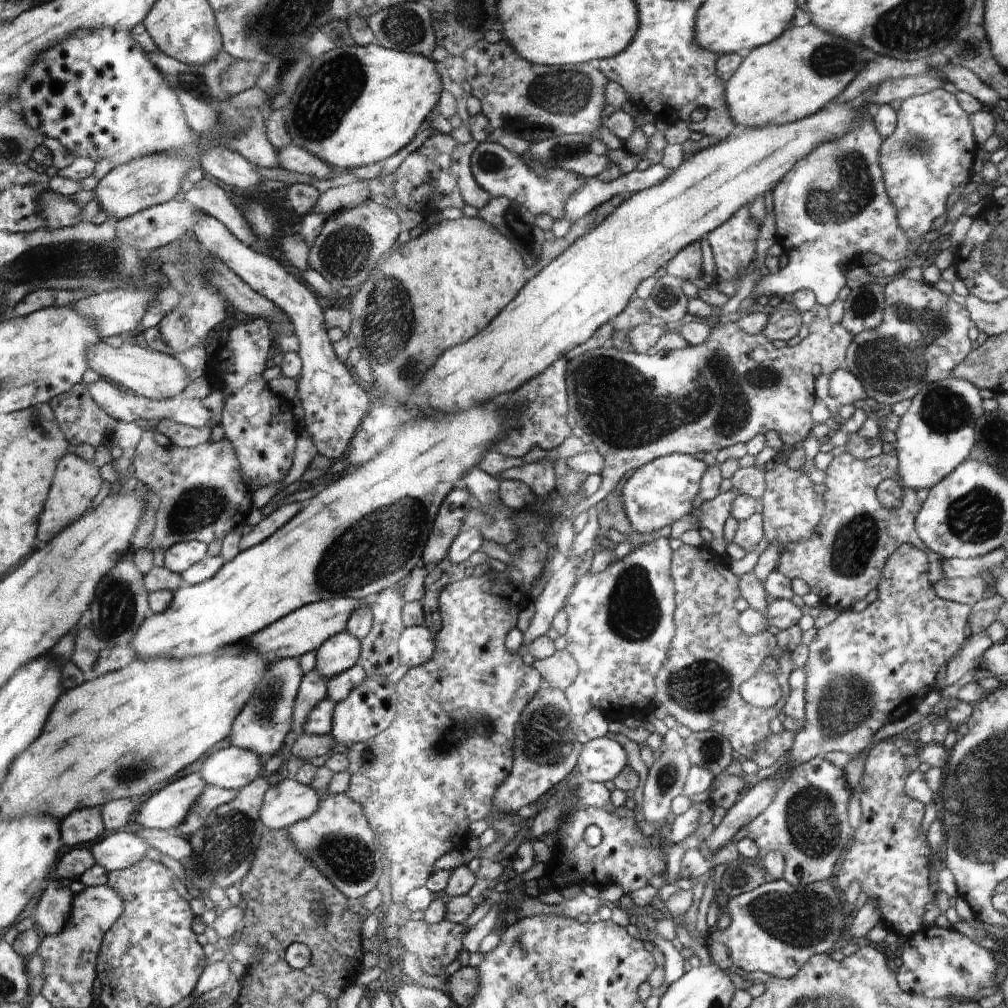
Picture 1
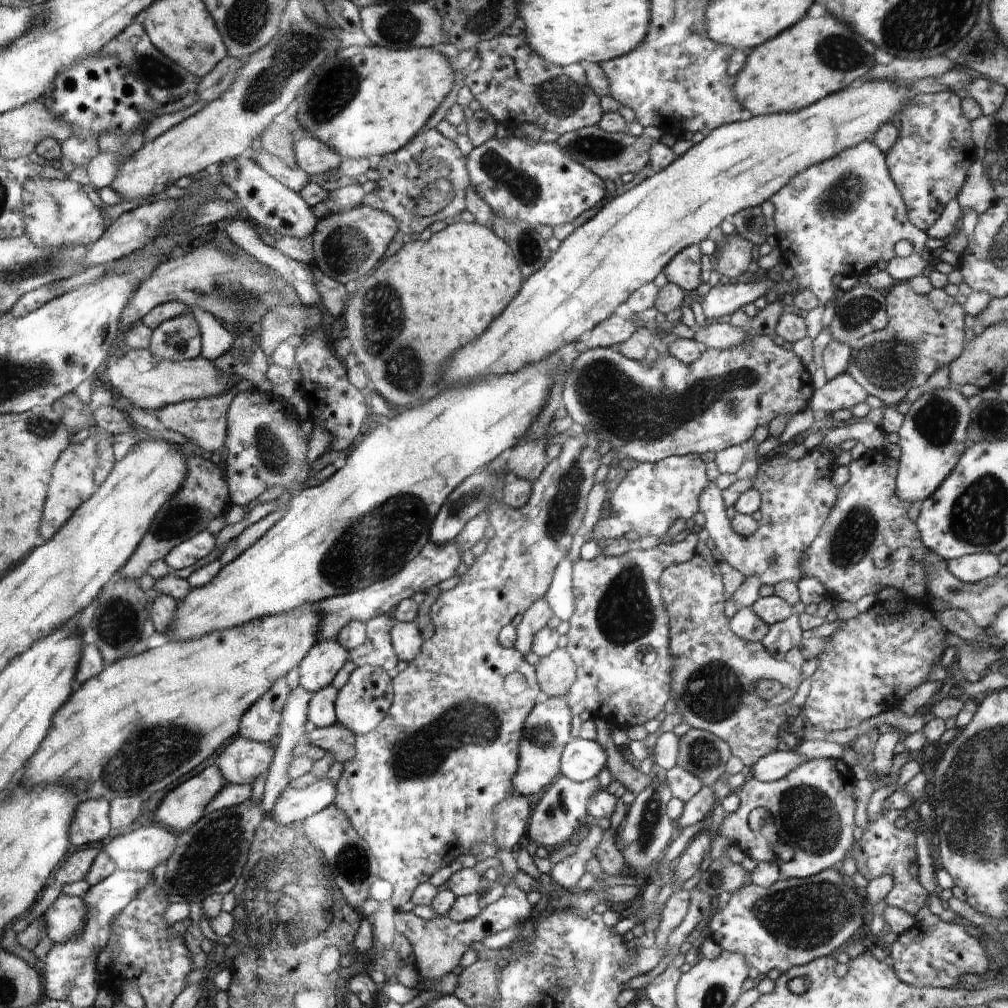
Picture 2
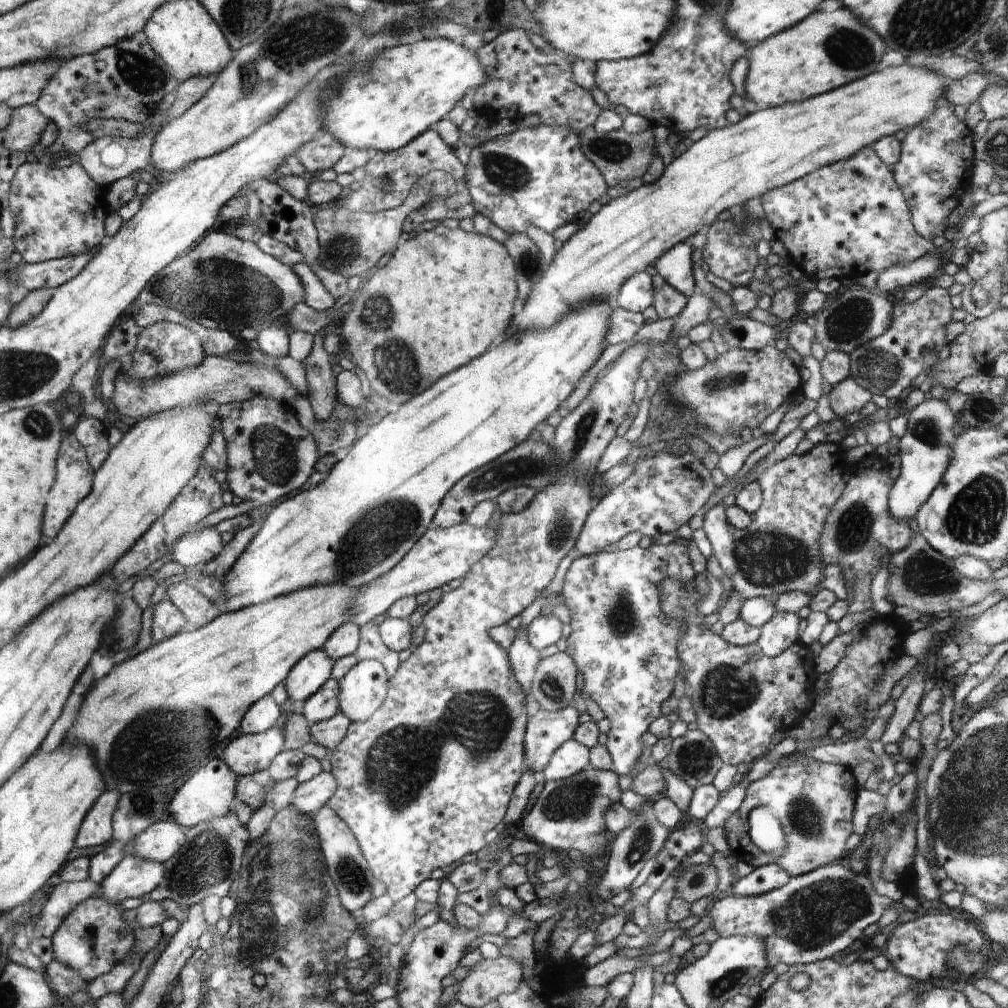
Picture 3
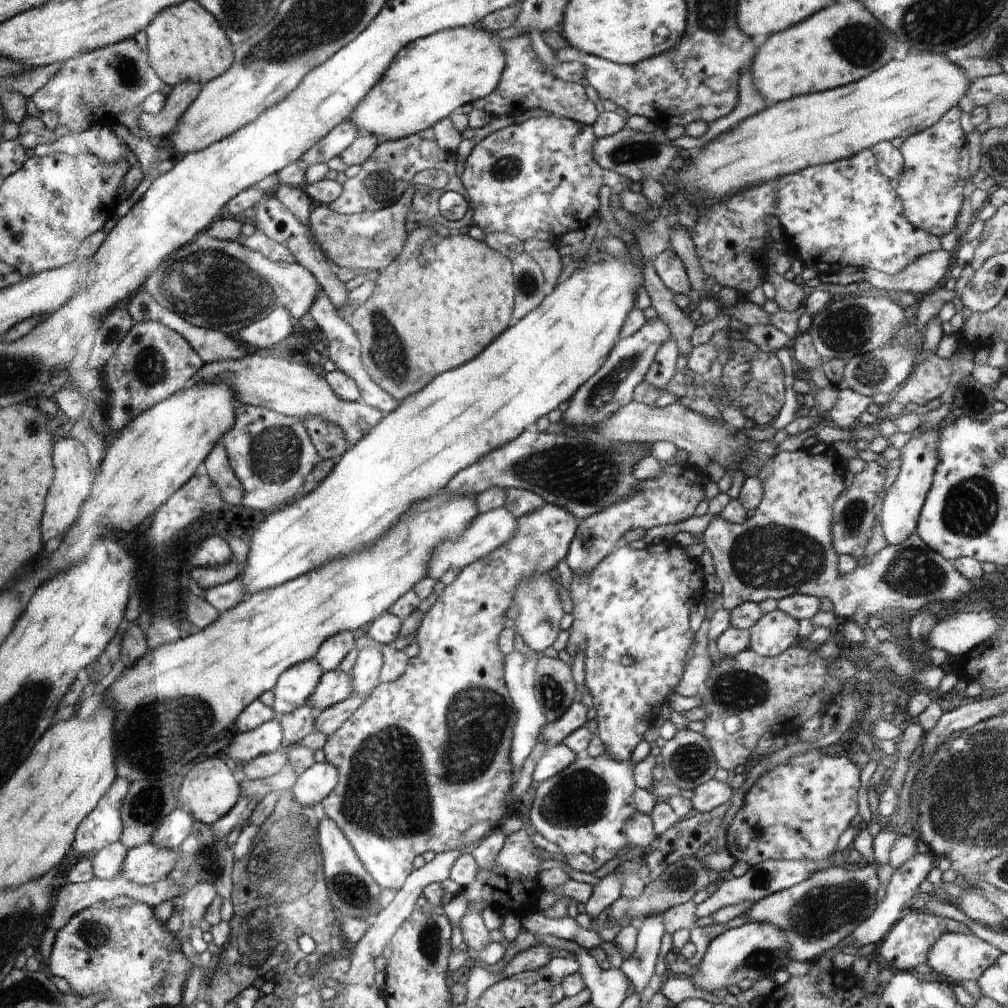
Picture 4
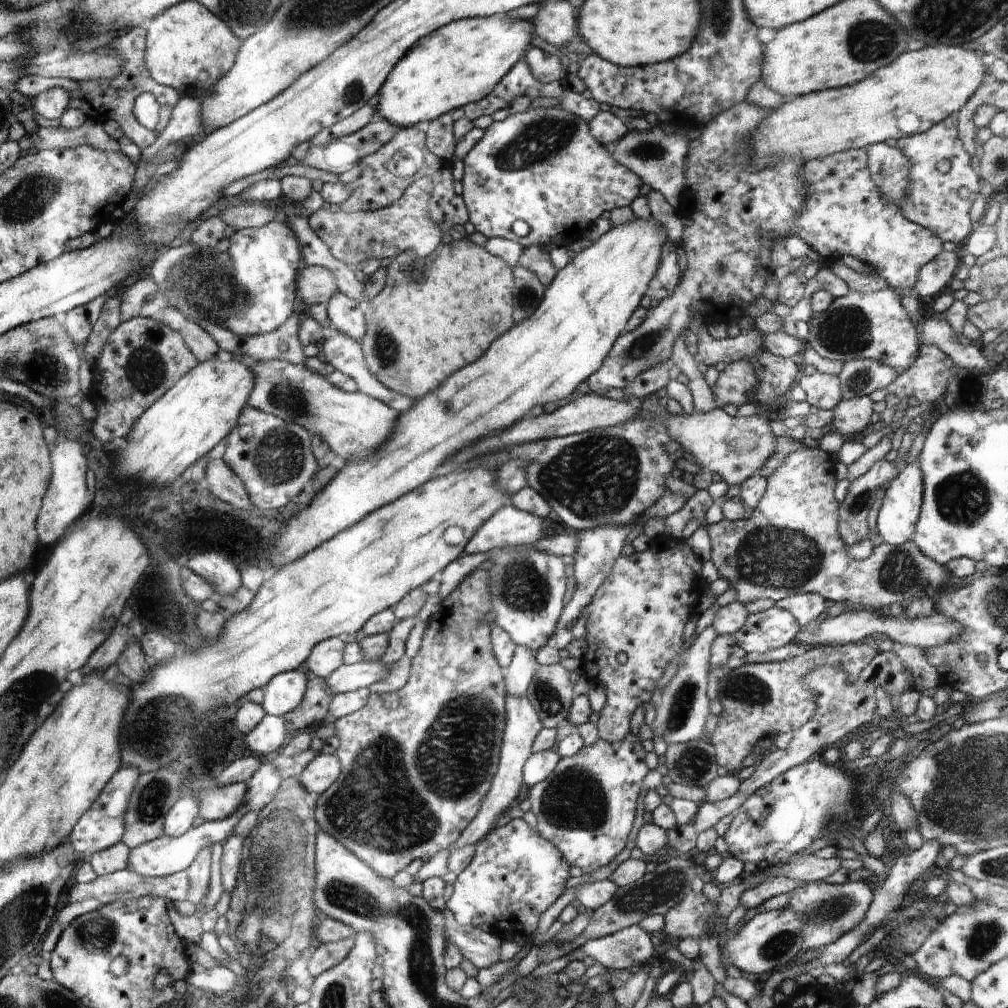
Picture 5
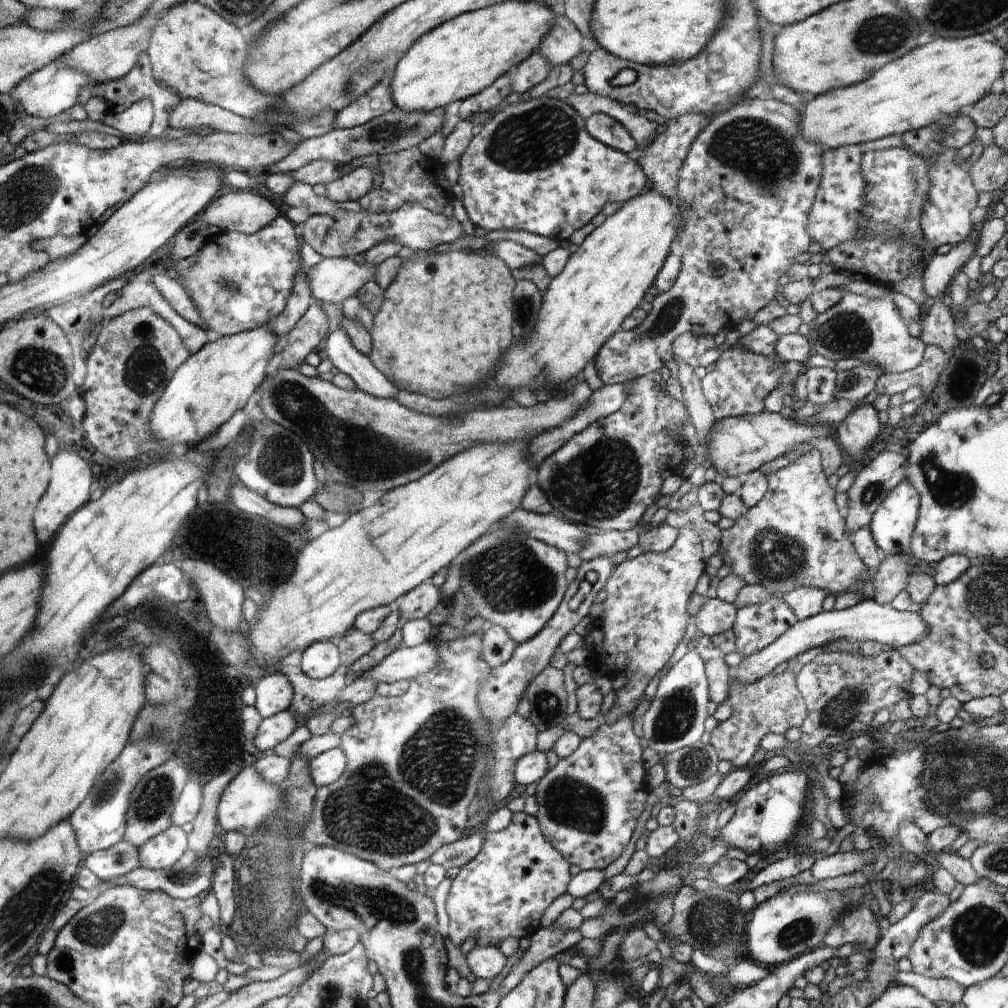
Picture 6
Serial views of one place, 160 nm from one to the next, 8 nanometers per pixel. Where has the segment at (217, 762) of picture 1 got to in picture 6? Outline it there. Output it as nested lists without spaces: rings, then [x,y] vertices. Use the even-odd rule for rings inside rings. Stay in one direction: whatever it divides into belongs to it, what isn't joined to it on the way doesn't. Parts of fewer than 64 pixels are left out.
[[[290,710],[266,717],[251,745],[262,754],[273,752],[274,747],[284,742],[300,723],[301,720]]]

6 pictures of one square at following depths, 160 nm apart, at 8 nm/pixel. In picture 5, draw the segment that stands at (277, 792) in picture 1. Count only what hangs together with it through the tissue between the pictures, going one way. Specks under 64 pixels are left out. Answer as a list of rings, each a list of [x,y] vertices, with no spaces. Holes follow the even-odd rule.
[[[316,754],[316,756],[303,768],[297,776],[300,786],[310,794],[319,796],[337,779],[341,771],[341,762],[333,754]]]

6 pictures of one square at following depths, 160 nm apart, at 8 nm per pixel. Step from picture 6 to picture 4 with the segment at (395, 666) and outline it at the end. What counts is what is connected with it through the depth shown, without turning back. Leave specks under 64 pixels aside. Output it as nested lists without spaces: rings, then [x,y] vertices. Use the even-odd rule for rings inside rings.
[[[332,669],[322,673],[316,688],[309,696],[312,712],[317,717],[323,710],[342,702],[350,696],[351,672]]]

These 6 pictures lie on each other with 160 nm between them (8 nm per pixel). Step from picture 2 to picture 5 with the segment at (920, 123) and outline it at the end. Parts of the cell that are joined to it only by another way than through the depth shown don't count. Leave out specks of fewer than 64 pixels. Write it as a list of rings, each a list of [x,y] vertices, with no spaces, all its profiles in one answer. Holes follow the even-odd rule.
[[[955,115],[947,116],[922,134],[900,137],[897,147],[911,162],[909,193],[906,193],[905,201],[901,202],[899,210],[908,220],[931,230],[942,242],[950,240],[958,246],[963,245],[975,227],[969,211],[979,195],[982,178],[972,166],[972,157],[964,150],[958,136]],[[943,158],[951,164],[948,172],[941,172],[936,167]],[[960,188],[968,188],[970,194],[966,198],[960,197]]]

